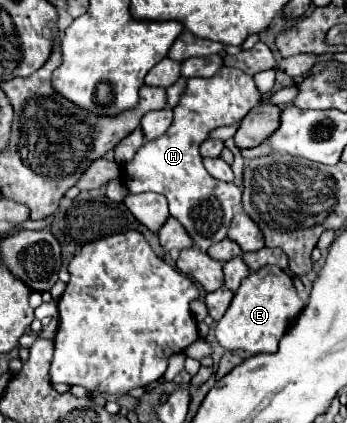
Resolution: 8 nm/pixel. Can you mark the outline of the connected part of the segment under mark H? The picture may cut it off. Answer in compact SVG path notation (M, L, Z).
M223 67L209 79L191 77L187 79L187 87L179 103L173 107L175 119L171 129L163 137L147 141L135 159L125 165L123 181L129 193L155 191L165 195L171 217L185 227L195 247L201 251L227 237L233 209L241 203L241 189L235 183L219 181L207 173L201 163L199 145L211 129L239 123L249 109L257 105L257 99L261 99L261 93L253 77L235 67Z

